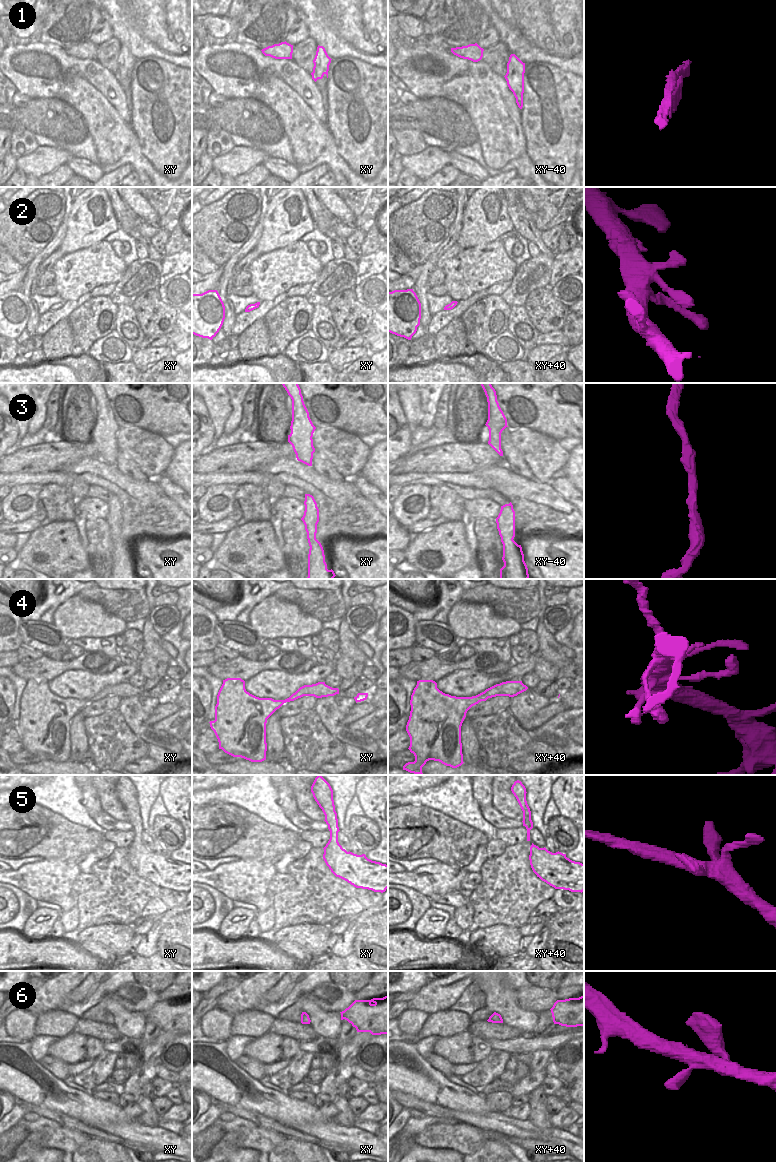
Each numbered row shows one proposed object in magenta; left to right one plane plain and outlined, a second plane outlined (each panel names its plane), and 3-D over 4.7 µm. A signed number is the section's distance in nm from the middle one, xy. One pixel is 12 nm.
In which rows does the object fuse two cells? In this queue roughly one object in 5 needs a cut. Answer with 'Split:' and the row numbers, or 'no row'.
Split: 1.

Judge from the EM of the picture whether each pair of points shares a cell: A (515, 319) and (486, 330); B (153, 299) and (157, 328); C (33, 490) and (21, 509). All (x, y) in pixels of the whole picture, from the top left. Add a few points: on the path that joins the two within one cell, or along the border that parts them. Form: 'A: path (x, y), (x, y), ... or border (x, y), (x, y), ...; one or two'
A: border (511, 307), (507, 328); two
B: path (153, 306), (153, 314), (156, 317), (156, 321); one
C: path (28, 495), (21, 504); one

